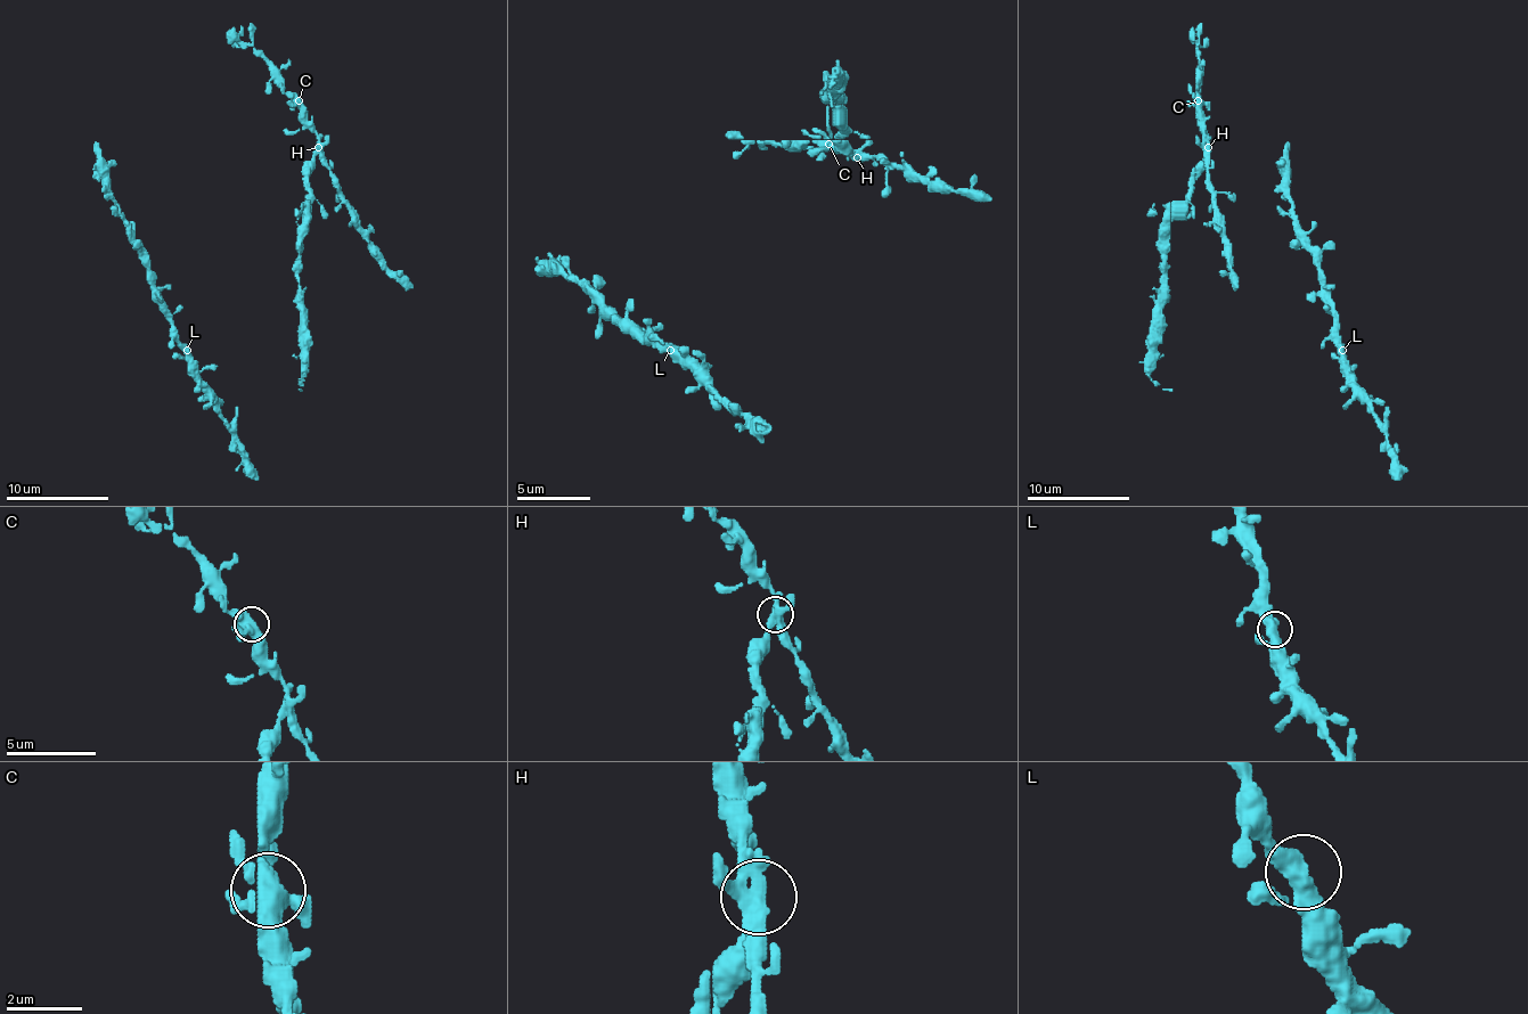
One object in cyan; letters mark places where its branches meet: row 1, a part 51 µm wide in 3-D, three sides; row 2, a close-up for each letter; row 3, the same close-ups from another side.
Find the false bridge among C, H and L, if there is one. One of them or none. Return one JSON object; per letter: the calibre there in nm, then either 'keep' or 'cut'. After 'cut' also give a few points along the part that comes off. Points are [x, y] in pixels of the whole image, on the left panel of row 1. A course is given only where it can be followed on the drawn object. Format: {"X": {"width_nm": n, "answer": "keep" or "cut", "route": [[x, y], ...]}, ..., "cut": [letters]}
{"C": {"width_nm": 400, "answer": "keep"}, "H": {"width_nm": 420, "answer": "cut", "route": [[319, 146], [309, 174], [309, 205], [301, 223], [301, 391]]}, "L": {"width_nm": 400, "answer": "keep"}, "cut": ["H"]}

